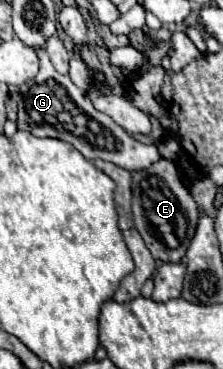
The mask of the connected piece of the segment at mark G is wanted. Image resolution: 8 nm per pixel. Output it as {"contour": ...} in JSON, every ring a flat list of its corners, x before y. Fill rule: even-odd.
{"contour":[[39,51,39,73,19,87,17,129,29,131,35,137,61,139,73,145,87,161,95,161,95,159,111,161,129,173,147,169,161,159,155,143,151,145,139,143,123,127,119,127,109,115,97,111,87,91,79,89,69,77,53,69,45,51]]}

